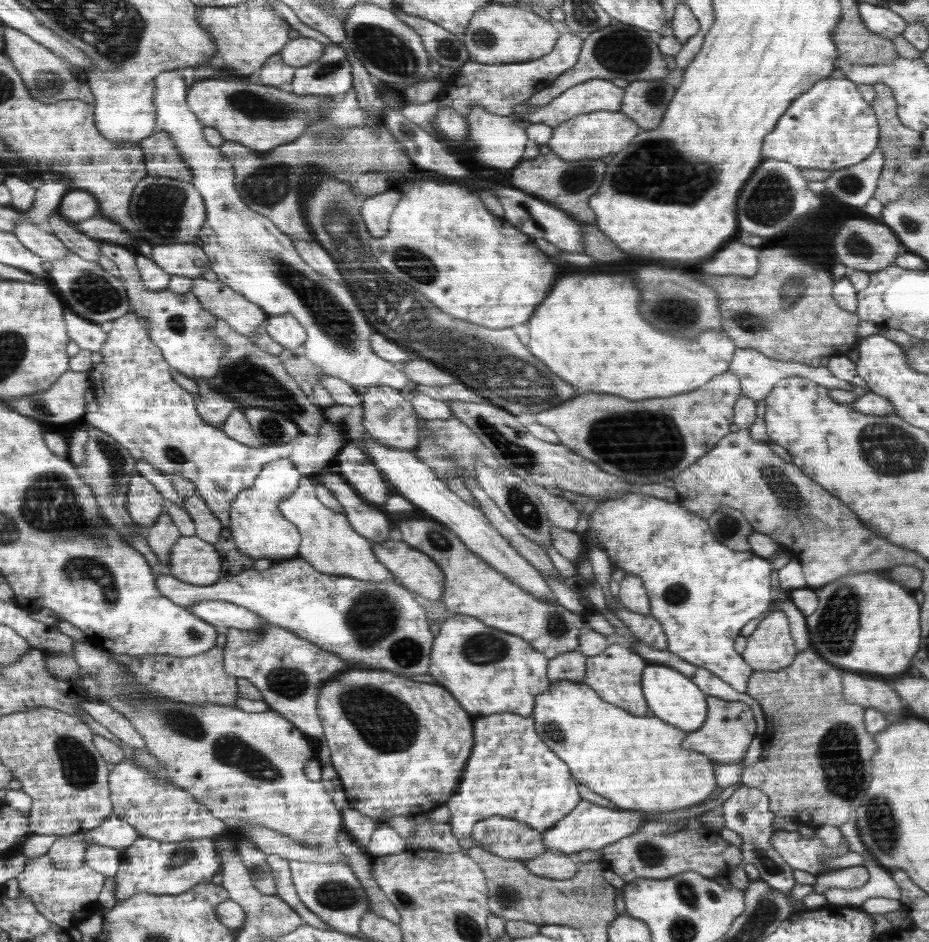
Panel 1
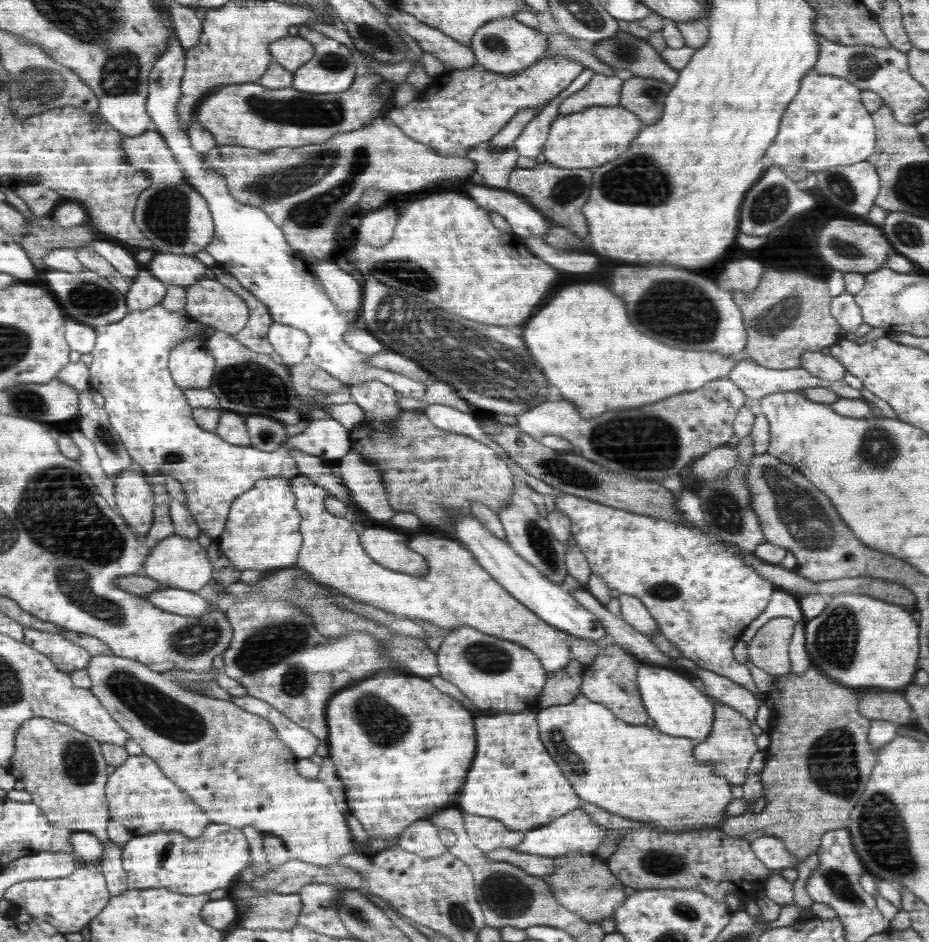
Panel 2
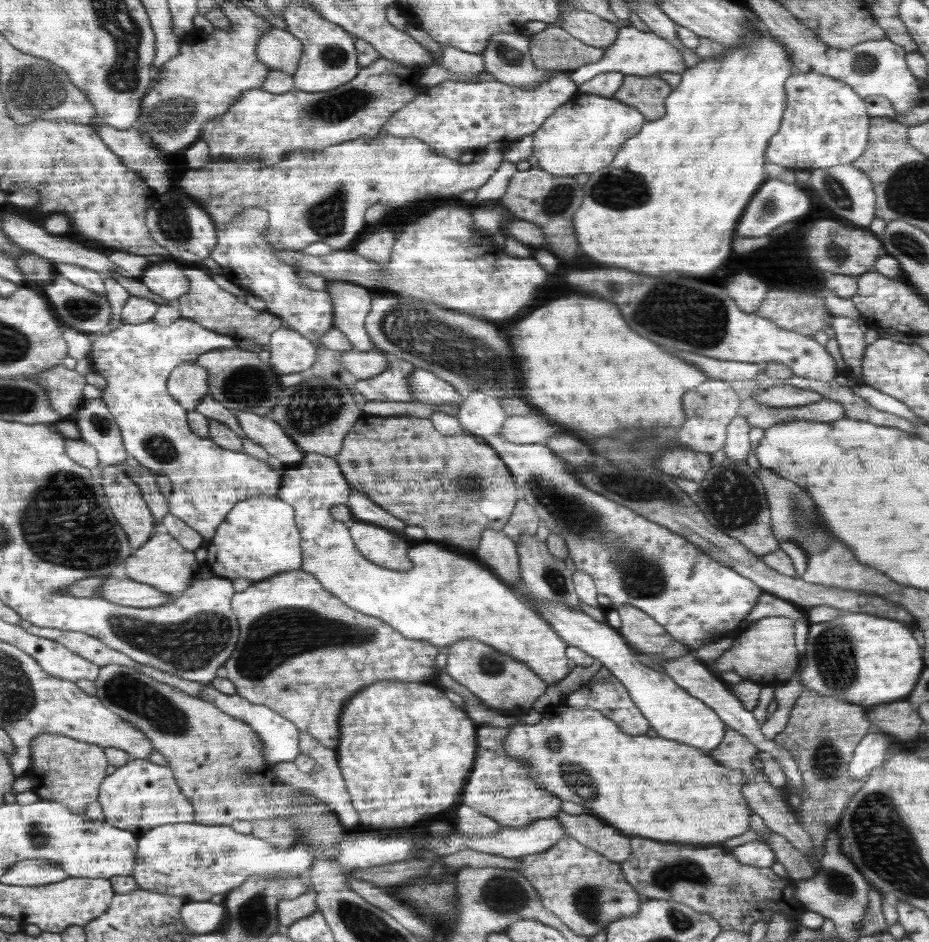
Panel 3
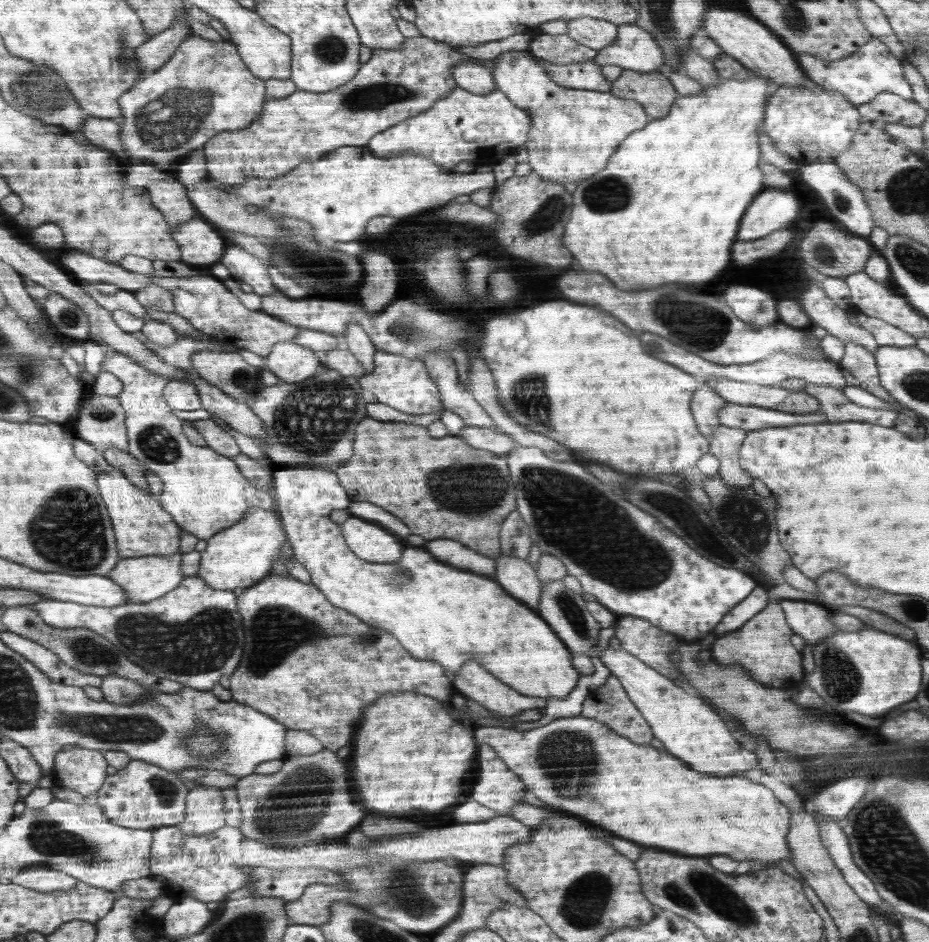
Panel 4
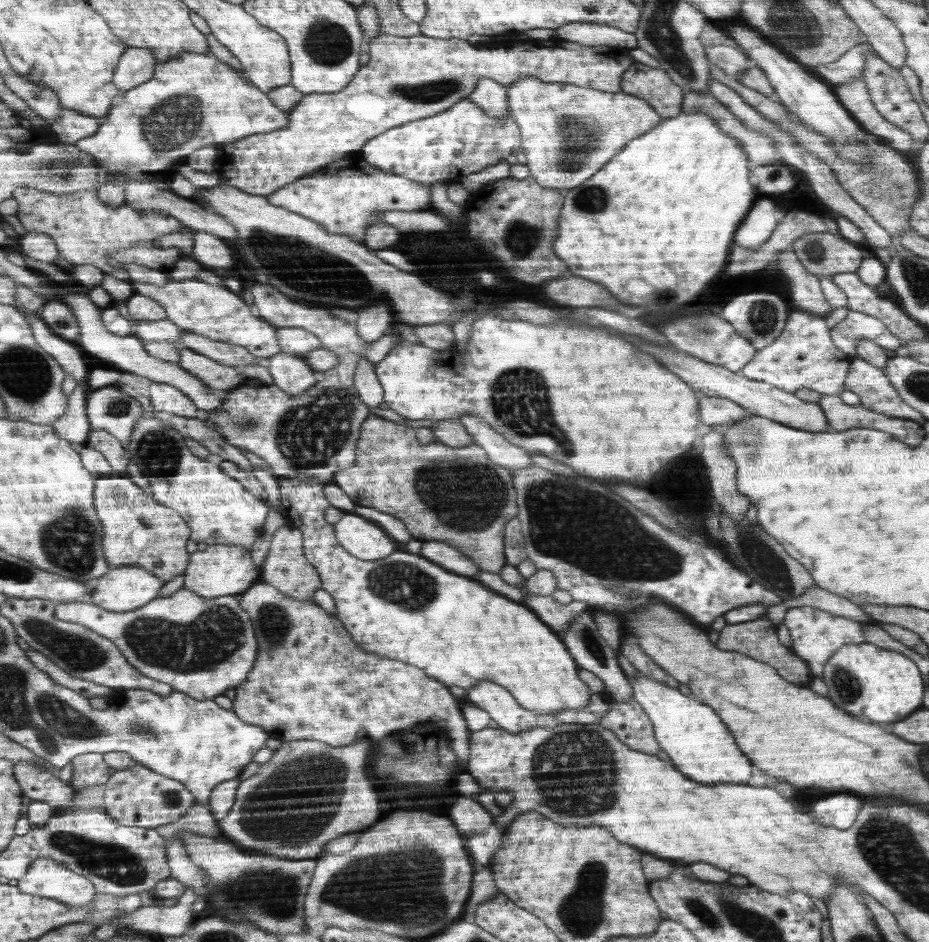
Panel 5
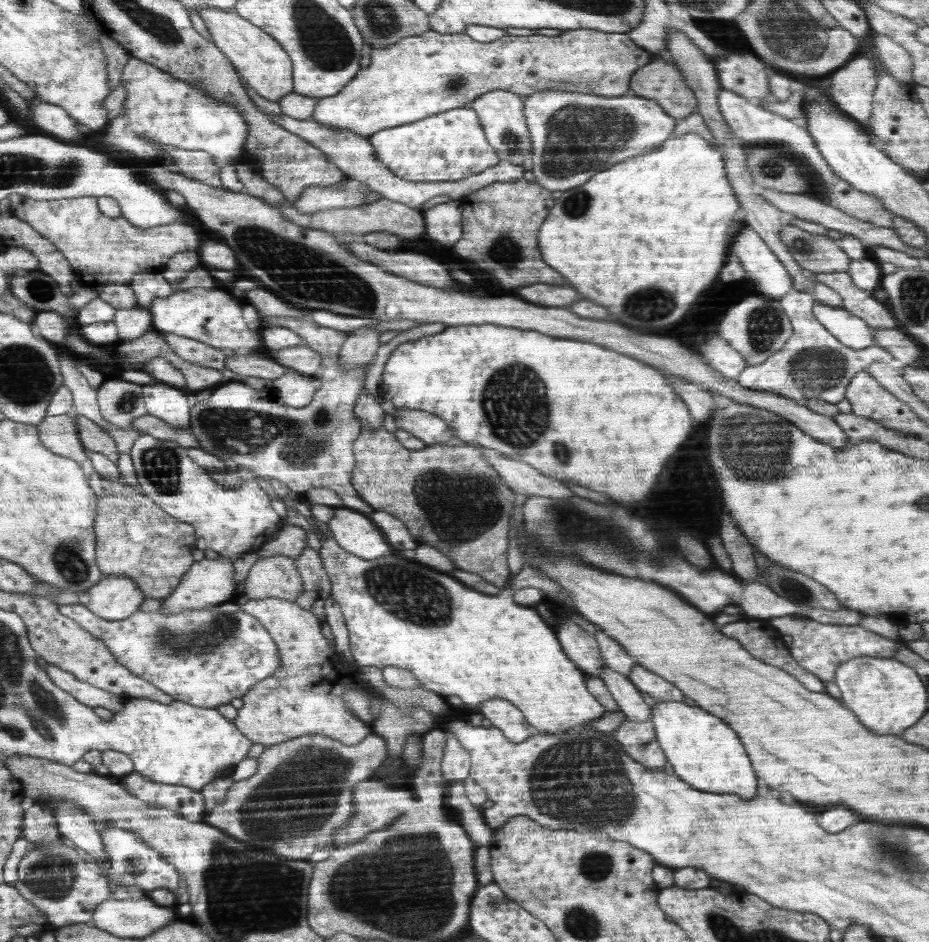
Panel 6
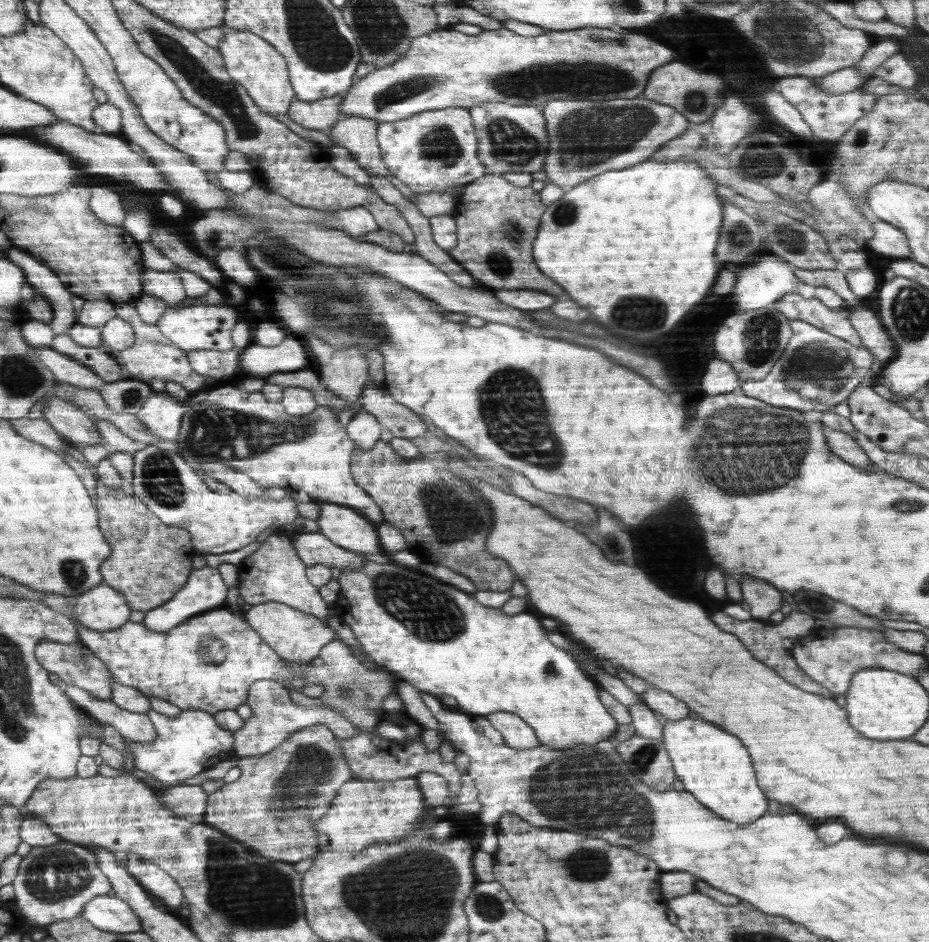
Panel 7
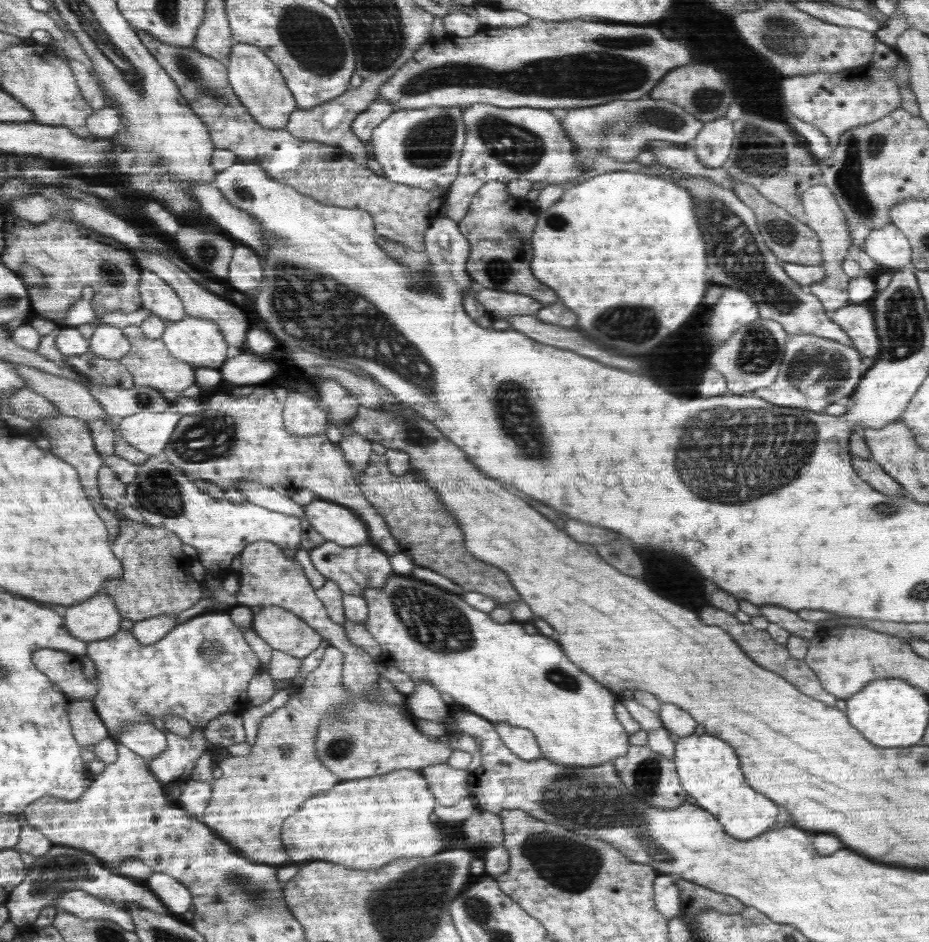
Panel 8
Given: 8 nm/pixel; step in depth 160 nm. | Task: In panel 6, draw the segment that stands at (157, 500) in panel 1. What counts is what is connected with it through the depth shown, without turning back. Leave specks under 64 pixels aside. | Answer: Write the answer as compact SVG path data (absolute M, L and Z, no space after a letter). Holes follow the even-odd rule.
M90 472L91 486L100 494L100 514L96 514L96 558L104 566L104 577L124 576L136 583L146 599L164 599L173 593L194 564L195 527L161 509L136 486L102 478Z

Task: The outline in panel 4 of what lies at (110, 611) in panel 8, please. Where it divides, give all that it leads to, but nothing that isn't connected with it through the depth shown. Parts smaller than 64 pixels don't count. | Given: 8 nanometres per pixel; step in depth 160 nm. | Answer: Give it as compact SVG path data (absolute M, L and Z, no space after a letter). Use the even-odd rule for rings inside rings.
M176 551L169 557L156 555L121 559L107 577L126 592L126 606L148 603L164 597L164 594L175 590L184 581L185 576L182 575L180 562L182 562L181 551Z

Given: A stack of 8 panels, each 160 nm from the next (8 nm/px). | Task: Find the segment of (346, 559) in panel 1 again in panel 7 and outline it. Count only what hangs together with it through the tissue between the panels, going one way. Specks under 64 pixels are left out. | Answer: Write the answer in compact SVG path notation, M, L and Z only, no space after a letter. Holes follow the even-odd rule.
M367 560L359 569L346 569L342 571L342 574L338 576L338 583L340 584L340 595L332 607L334 615L338 617L342 623L347 624L352 629L356 641L362 645L364 653L366 653L373 662L383 670L398 674L402 681L412 684L412 686L420 691L426 691L439 697L444 694L454 696L458 704L457 709L471 716L486 716L496 712L510 712L510 714L516 714L516 716L520 716L520 718L535 729L540 744L552 747L553 749L562 750L573 747L574 745L596 746L600 741L612 740L610 736L616 732L616 720L608 714L608 711L606 711L606 708L598 698L600 685L588 678L582 671L579 663L574 662L562 648L554 646L554 644L546 638L546 634L544 634L544 630L542 630L542 626L540 626L540 622L538 622L536 616L526 614L526 612L508 616L504 614L504 611L500 611L498 608L482 606L480 602L476 602L475 597L472 597L471 594L466 594L466 592L462 592L462 590L457 590L452 586L448 586L448 584L443 583L439 579L432 578L427 574L416 572L416 568L414 567L401 565L400 563L394 563L392 561L379 564L378 562Z

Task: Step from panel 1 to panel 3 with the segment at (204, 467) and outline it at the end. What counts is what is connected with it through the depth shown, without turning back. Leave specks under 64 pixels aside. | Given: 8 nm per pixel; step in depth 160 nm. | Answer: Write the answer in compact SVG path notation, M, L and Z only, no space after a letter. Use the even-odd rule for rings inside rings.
M182 317L168 326L157 325L154 319L138 324L122 322L111 331L95 333L92 337L90 352L92 371L100 374L106 381L101 399L110 407L122 431L123 445L128 454L136 458L140 465L149 468L152 473L166 475L171 480L173 487L167 501L170 514L181 518L189 528L200 533L205 539L211 540L218 532L219 526L226 520L227 514L240 501L257 494L278 497L283 471L286 469L284 464L280 470L276 471L266 461L257 459L254 455L242 450L228 450L209 437L202 438L193 433L187 422L188 410L167 389L168 378L180 363L194 362L203 353L214 349L236 347L234 338L218 331L208 330L192 319Z

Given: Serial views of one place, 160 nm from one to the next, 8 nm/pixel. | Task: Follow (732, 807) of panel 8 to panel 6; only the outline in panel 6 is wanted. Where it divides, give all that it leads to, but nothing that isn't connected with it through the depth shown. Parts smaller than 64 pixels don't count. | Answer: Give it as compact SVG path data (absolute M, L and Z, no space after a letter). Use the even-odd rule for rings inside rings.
M656 701L652 708L652 720L655 734L658 736L659 746L666 752L667 761L672 764L674 772L688 784L698 790L708 790L711 793L738 795L743 801L750 800L757 792L756 784L758 778L750 766L748 754L744 752L742 742L738 740L736 732L724 724L714 714L708 714L706 710L697 706L688 706L682 702L660 702Z

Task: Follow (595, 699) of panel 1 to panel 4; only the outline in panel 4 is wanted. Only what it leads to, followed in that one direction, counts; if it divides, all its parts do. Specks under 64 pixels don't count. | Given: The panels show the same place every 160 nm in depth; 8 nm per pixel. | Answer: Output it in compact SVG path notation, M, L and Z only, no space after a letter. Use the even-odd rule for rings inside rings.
M581 715L558 718L544 726L529 730L513 729L510 725L477 727L475 737L480 746L491 746L496 751L496 754L509 766L509 769L521 778L528 791L532 792L544 804L550 804L550 806L556 808L552 810L582 818L582 820L586 820L586 822L598 826L598 828L604 829L617 837L625 838L635 843L640 842L640 845L644 844L644 847L656 846L656 848L666 848L666 850L678 850L678 852L690 854L690 856L728 854L728 856L736 858L737 861L762 860L769 867L778 866L780 859L791 860L792 858L792 853L790 853L790 848L787 845L787 832L790 828L789 810L774 796L770 788L748 780L741 774L734 775L733 777L721 777L720 775L709 775L702 771L697 771L668 751L661 752L652 747L651 744L641 745L640 743L632 742L624 735L619 735L613 731L606 723L592 720L592 718L584 718Z

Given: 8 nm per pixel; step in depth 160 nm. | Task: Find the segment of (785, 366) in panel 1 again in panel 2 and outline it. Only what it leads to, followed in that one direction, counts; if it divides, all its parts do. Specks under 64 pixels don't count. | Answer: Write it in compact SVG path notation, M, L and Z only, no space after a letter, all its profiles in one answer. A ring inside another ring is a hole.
M742 359L735 364L735 367L729 372L729 379L745 394L750 400L756 400L756 398L764 398L774 392L786 392L786 391L800 391L801 389L822 387L830 389L835 392L839 397L849 399L865 399L860 393L860 389L852 388L844 380L829 381L822 378L816 378L812 376L805 368L794 367L789 369L776 370L768 368L765 365L760 365L754 361L748 359Z

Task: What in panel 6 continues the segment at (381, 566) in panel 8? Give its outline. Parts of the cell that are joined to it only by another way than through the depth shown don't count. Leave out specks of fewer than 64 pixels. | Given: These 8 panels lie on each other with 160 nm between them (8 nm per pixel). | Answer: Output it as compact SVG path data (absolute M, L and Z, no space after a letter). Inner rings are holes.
M286 524L279 532L279 536L260 547L258 554L262 556L276 556L283 554L290 558L296 558L303 553L306 544L306 531L301 527Z

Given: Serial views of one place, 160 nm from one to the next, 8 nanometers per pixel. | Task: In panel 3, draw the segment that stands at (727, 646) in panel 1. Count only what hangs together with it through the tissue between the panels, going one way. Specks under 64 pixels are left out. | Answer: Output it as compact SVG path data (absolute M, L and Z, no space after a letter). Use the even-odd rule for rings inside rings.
M475 390L460 404L456 418L461 427L470 435L495 447L500 458L510 467L515 475L516 486L520 487L524 501L534 507L537 517L550 533L562 536L567 546L569 556L576 568L590 576L597 594L608 596L611 608L618 606L634 606L654 619L664 627L664 630L677 642L688 646L690 650L700 649L707 644L726 638L729 632L735 634L740 622L748 617L750 611L763 594L752 580L737 574L735 570L712 560L703 550L691 543L683 535L660 526L636 514L628 507L612 502L612 499L592 492L582 486L575 477L576 466L564 461L556 455L545 443L516 444L508 442L499 432L507 420L505 408L491 396Z

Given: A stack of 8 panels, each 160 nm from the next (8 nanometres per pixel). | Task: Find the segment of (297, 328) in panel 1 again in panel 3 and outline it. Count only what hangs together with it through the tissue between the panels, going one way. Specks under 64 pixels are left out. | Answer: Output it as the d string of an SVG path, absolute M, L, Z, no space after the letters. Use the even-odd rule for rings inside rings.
M279 328L271 334L268 350L271 352L272 366L280 374L303 372L314 364L316 348L312 346L311 339L298 331Z

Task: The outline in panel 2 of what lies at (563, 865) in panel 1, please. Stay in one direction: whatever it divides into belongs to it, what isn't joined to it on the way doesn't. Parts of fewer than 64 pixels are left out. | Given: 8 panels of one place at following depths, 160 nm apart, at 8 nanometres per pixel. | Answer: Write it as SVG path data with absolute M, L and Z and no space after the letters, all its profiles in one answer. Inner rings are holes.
M497 849L492 850L490 853L484 856L490 860L504 861L520 867L523 871L526 871L532 876L550 876L555 868L555 858L548 856L528 855L520 854L520 852L514 852L512 849Z

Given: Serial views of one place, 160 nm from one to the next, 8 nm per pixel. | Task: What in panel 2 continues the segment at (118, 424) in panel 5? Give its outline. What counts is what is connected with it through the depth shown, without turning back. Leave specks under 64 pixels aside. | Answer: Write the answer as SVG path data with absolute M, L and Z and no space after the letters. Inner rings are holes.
M90 389L78 394L78 415L74 422L80 422L79 431L94 443L101 467L110 480L129 470L133 458L111 425L107 410L94 403Z

